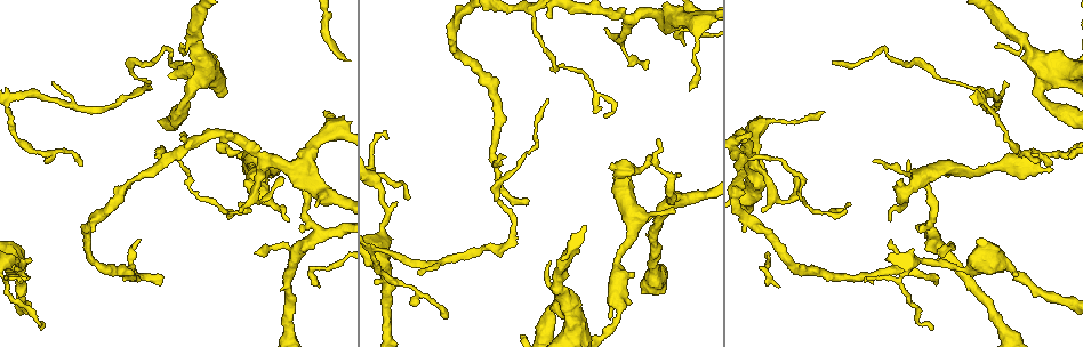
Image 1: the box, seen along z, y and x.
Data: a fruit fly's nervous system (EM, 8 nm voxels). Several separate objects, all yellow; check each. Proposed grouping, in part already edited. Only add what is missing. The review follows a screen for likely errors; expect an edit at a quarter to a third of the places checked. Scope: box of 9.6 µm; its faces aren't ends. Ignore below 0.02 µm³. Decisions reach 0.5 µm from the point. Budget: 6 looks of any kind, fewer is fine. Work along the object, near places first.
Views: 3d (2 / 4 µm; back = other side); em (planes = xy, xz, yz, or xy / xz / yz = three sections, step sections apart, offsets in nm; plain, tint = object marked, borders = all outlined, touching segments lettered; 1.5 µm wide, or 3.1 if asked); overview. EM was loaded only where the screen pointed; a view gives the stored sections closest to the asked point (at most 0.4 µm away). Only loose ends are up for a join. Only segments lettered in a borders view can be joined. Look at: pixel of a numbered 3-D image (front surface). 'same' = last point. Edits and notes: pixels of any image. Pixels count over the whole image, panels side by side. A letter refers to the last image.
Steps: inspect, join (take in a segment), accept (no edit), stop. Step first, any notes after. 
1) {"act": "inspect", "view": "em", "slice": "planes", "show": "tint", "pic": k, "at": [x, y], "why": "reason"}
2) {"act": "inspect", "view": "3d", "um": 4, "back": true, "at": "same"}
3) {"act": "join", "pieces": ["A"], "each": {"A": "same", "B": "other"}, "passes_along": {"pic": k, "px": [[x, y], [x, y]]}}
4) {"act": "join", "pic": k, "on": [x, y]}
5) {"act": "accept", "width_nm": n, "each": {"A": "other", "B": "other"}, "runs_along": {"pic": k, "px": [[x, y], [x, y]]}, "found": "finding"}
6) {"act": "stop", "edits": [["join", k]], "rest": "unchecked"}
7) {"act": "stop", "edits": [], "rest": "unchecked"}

{"act": "inspect", "view": "3d", "um": 4, "pic": 1, "at": [45, 327], "why": "tapers out"}

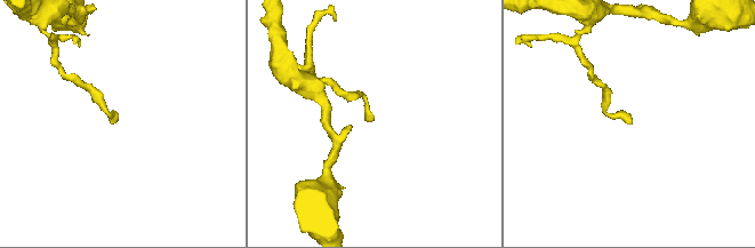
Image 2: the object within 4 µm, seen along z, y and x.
{"act": "inspect", "view": "em", "slice": "yz", "step": 8, "show": "tint", "pic": 2, "at": [115, 121]}

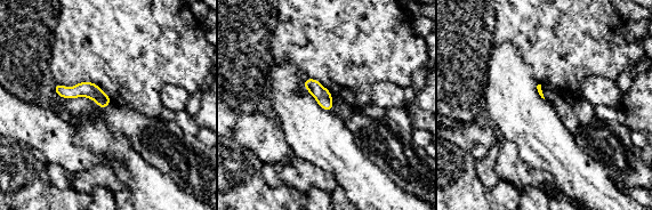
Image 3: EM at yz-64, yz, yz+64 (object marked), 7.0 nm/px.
{"act": "inspect", "view": "em", "slice": "planes", "show": "borders", "at": "same", "why": "another direction"}

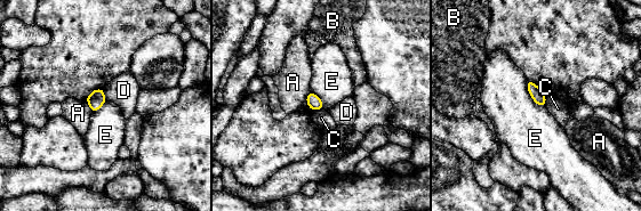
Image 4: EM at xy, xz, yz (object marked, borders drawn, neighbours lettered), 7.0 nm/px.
{"act": "accept", "width_nm": 90, "each": {"A": "other", "B": "other", "C": "other", "D": "other", "E": "other"}, "border": {"pic": 4, "px": [[526, 80], [531, 98], [544, 106]]}, "found": "no lettered segment goes on from it"}

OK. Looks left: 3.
{"act": "inspect", "view": "3d", "um": 2, "back": true, "pic": 1, "at": [503, 155], "why": "an open end"}

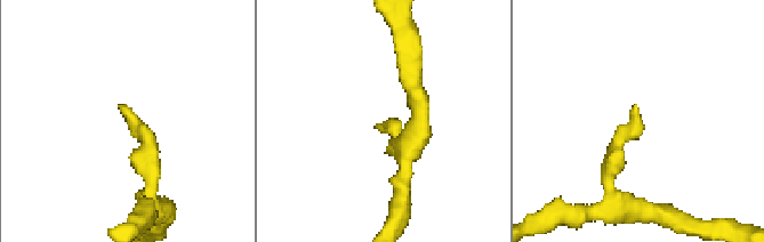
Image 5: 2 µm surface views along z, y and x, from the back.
{"act": "inspect", "view": "em", "slice": "yz", "step": 4, "show": "tint", "pic": 5, "at": [118, 107]}

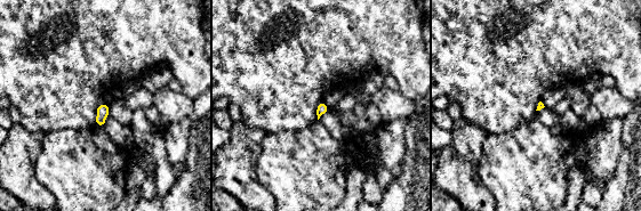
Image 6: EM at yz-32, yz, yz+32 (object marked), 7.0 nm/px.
{"act": "inspect", "view": "em", "slice": "planes", "show": "borders", "at": "same", "why": "another direction"}

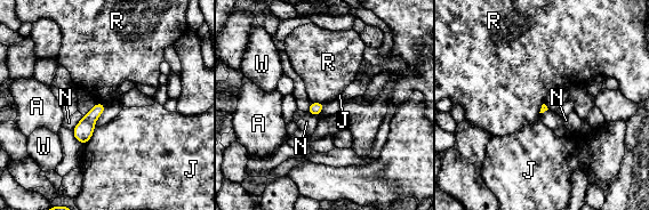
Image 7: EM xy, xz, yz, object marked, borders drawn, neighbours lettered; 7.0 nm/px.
{"act": "accept", "each": {"A": "other", "J": "other", "N": "other", "R": "other", "W": "other"}, "border": {"pic": 7, "px": [[312, 102], [320, 102], [322, 104]]}, "found": "none of them fits"}

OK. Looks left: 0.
{"act": "stop", "edits": [], "rest": "unchecked"}

